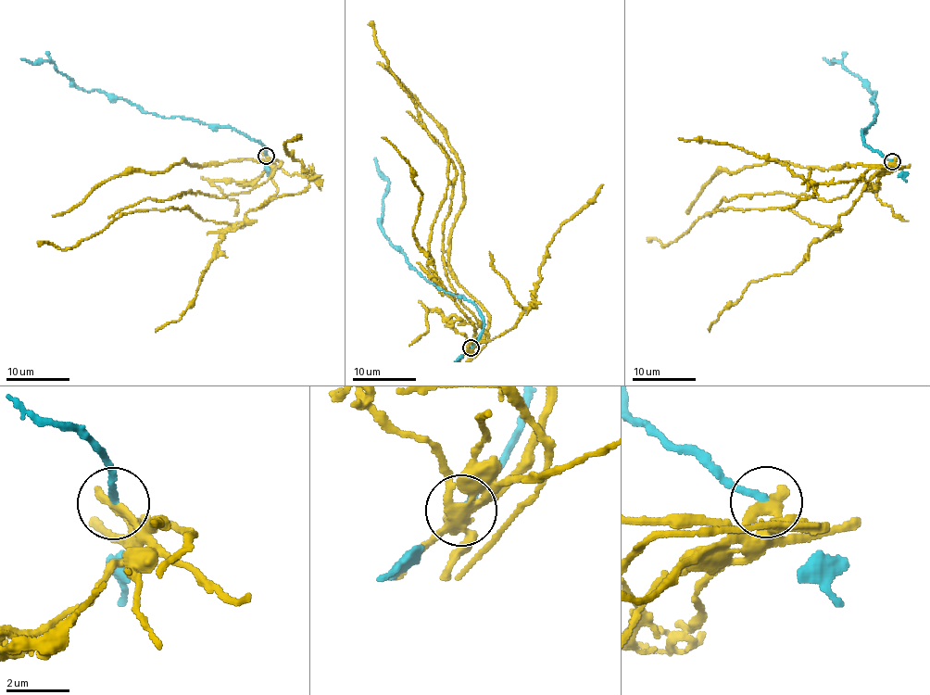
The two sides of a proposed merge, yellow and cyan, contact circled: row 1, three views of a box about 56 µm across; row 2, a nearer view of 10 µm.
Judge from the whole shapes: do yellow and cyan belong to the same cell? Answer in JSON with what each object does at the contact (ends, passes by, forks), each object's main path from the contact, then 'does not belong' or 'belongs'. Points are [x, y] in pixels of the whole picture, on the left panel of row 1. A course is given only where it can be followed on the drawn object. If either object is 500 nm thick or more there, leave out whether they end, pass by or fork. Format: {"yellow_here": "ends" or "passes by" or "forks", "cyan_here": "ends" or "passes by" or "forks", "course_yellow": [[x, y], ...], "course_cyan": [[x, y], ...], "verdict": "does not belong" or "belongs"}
{"yellow_here": "ends", "cyan_here": "ends", "course_yellow": [[266, 156], [276, 193], [246, 213], [245, 221], [204, 221], [185, 206], [138, 209], [66, 248], [38, 241]], "course_cyan": [[266, 156], [264, 146], [234, 129], [159, 116], [119, 97], [86, 91], [57, 72], [52, 63], [20, 58]], "verdict": "does not belong"}

